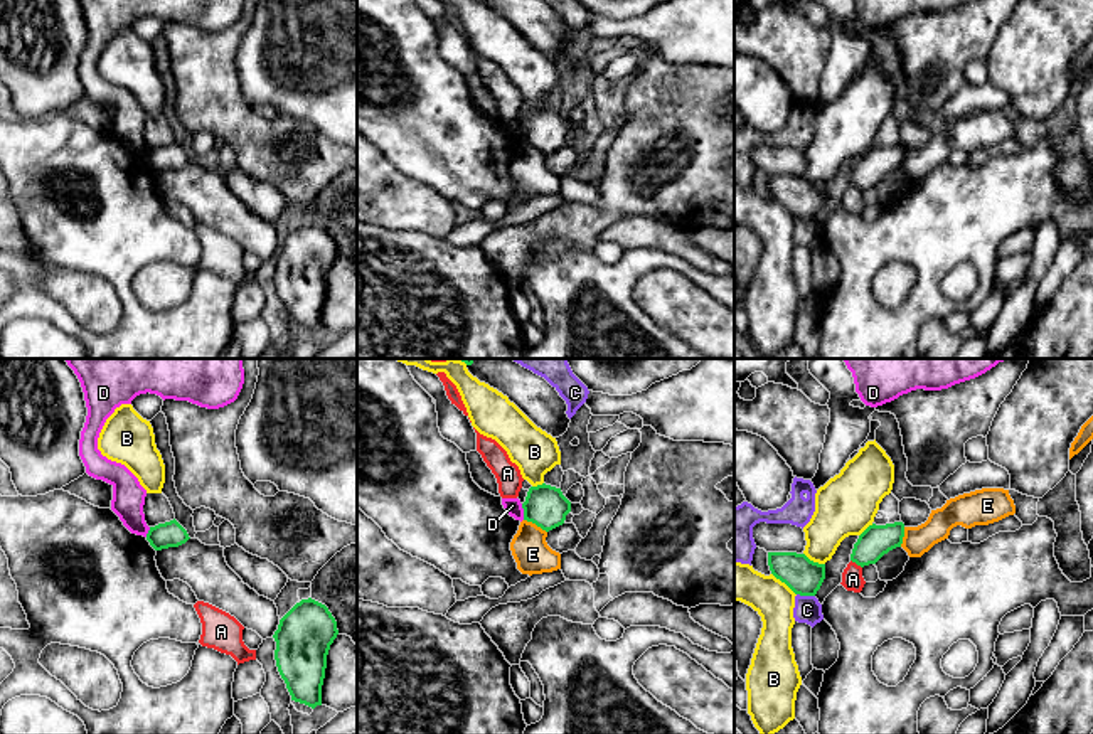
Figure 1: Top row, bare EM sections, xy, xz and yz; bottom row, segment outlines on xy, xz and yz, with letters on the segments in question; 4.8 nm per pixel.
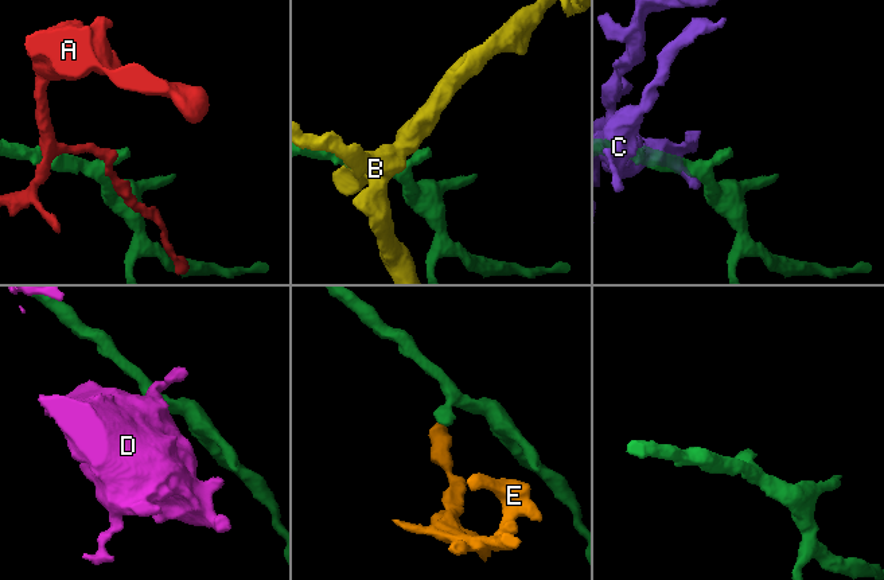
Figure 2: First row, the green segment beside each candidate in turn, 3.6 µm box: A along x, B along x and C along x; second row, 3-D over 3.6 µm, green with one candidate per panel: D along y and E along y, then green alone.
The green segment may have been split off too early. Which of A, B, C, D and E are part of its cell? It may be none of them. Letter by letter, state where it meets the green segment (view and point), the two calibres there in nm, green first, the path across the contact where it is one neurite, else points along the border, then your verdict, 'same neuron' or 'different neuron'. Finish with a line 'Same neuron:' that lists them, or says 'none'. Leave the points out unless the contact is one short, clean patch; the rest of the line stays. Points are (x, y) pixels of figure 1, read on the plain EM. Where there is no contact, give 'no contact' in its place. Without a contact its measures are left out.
A: contact yz (856, 186); calibres 150 and 100 nm; different neuron
B: contact yz (783, 204); calibres 170 and 190 nm; different neuron
C: contact yz (805, 218); calibres 170 and 130 nm; different neuron
D: contact xz (524, 135); calibres 200 and 80 nm; border xz (521, 127), (524, 142); different neuron
E: contact xz (536, 147); calibres 200 and 170 nm; border xz (524, 142), (546, 155); different neuron
Same neuron: none

